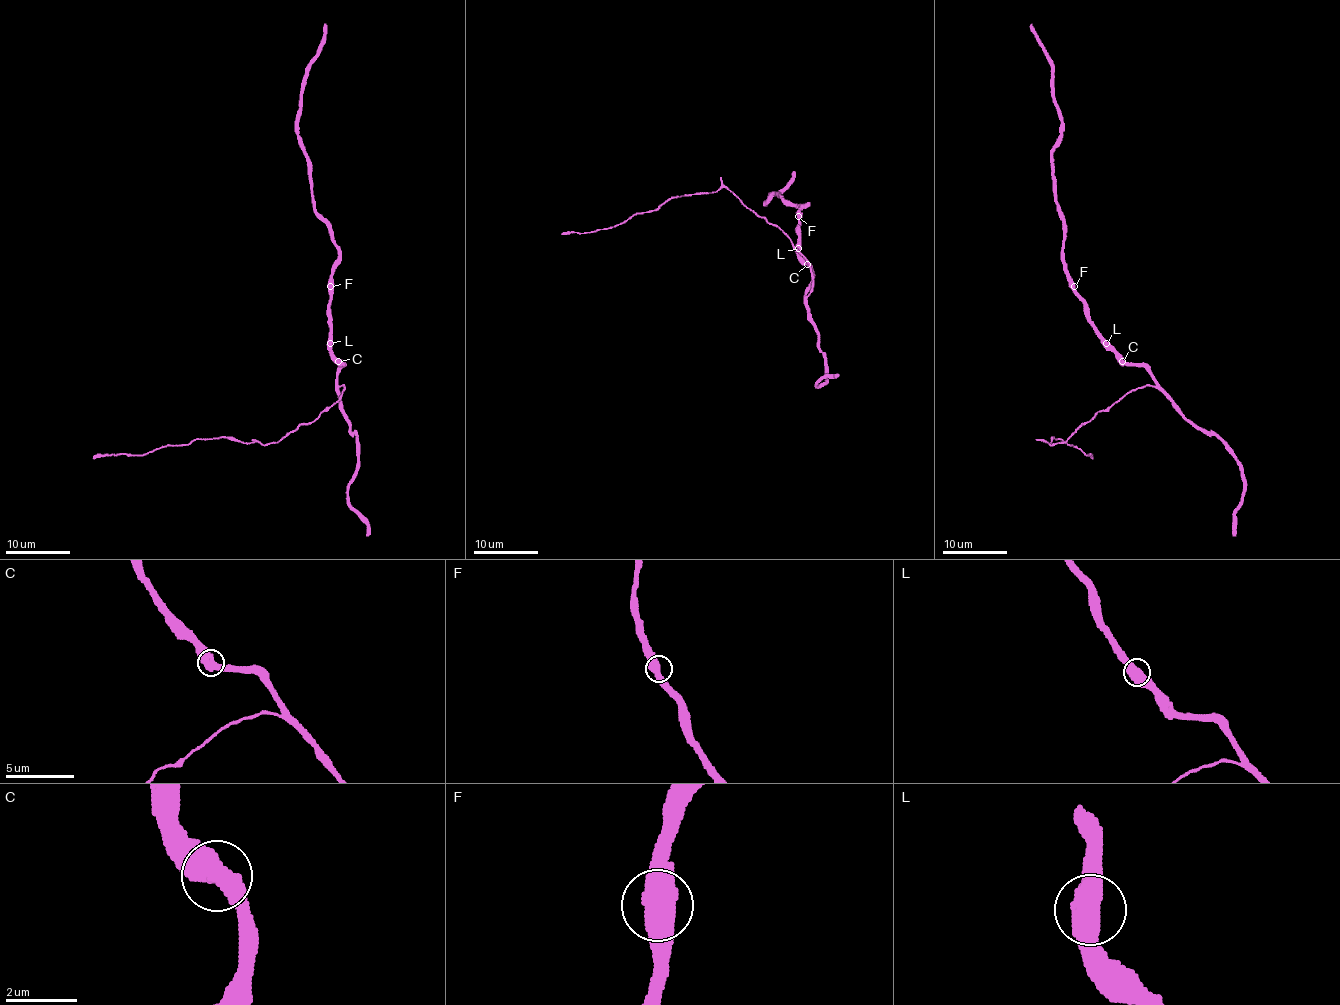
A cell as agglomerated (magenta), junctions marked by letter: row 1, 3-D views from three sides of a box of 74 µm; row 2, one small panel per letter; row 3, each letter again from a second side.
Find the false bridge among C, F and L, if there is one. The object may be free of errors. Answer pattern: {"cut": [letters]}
{"cut": []}

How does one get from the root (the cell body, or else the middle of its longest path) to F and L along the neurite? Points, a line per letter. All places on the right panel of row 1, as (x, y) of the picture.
F: (1126, 363), (1098, 332), (1090, 319), (1087, 303), (1074, 286)
L: (1126, 363), (1106, 343)

